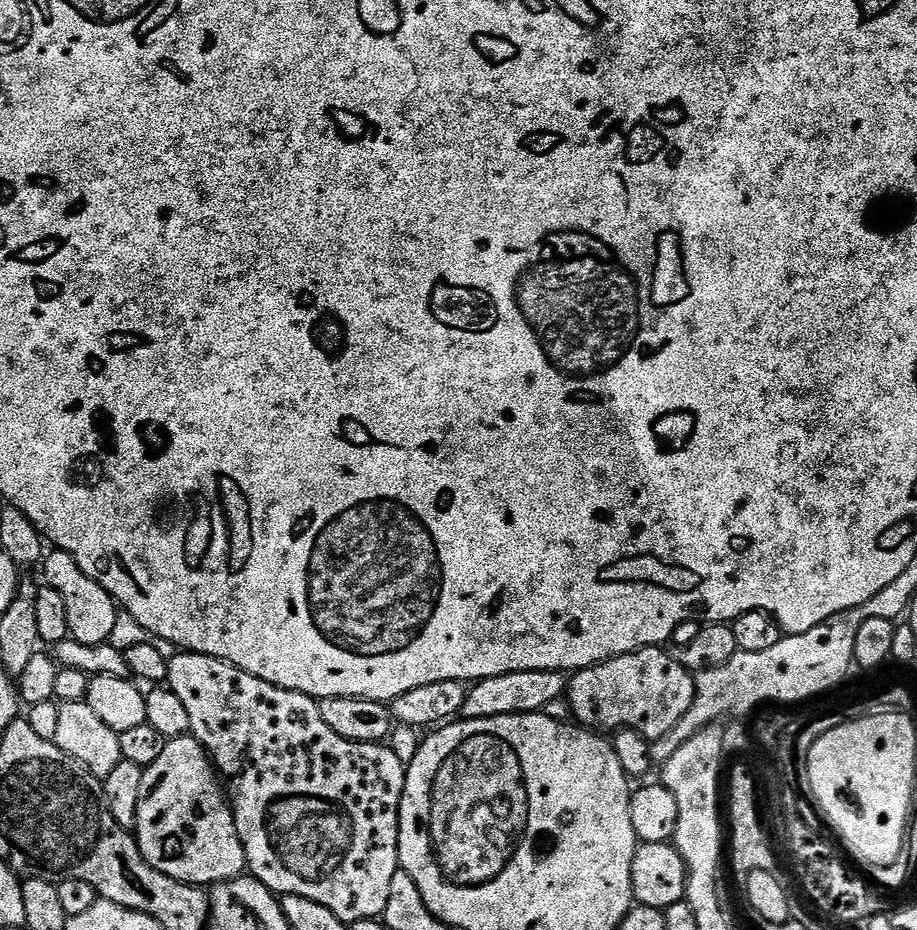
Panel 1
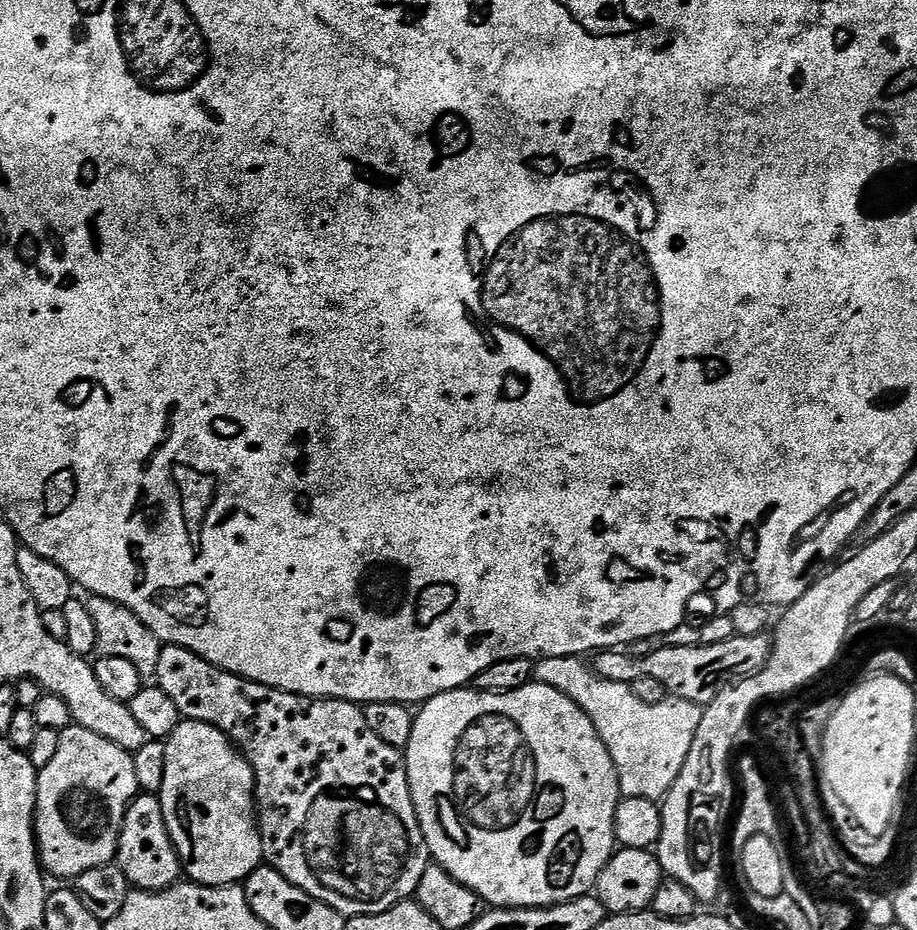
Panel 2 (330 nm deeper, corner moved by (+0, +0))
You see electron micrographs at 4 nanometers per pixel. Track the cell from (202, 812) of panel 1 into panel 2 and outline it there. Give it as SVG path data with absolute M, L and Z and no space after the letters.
M181 719L179 726L172 731L172 735L166 741L166 779L162 782L162 790L158 795L162 802L162 814L166 818L166 830L176 847L183 875L191 883L205 884L211 888L217 888L223 884L240 884L248 879L248 876L255 868L261 867L264 860L264 851L262 850L262 842L260 841L260 829L256 821L258 816L258 809L256 807L256 779L245 756L217 728L209 724L203 724L197 720Z

